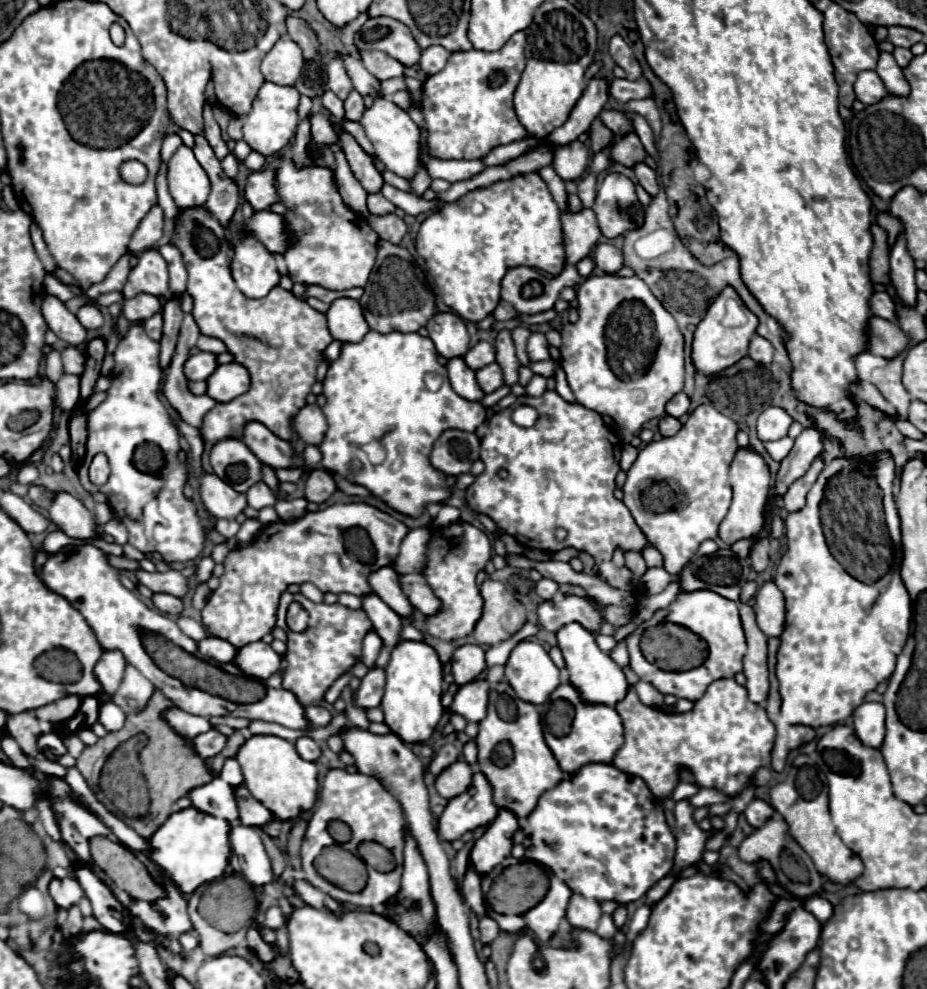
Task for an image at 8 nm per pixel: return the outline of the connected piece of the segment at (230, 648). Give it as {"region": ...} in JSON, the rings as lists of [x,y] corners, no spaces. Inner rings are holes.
{"region":[[[208,637],[208,639],[200,641],[198,649],[204,657],[208,657],[216,663],[232,663],[238,655],[238,649],[234,645],[226,643],[224,639],[216,639],[216,637]]]}

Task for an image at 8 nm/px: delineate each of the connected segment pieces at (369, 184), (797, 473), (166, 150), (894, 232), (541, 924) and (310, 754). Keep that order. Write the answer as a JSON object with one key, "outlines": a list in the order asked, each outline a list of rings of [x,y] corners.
{"outlines":[[[[340,133],[340,147],[346,153],[346,159],[350,163],[350,169],[354,173],[354,177],[360,181],[360,185],[364,187],[366,193],[380,193],[382,191],[382,183],[384,177],[382,173],[376,169],[374,165],[374,157],[368,155],[358,141],[350,135],[350,133]]],[[[806,427],[796,437],[794,449],[780,463],[780,471],[776,475],[776,495],[784,495],[788,485],[808,471],[814,457],[820,455],[822,447],[824,447],[824,435],[822,431],[818,431],[818,427]]],[[[172,133],[172,135],[166,135],[164,141],[162,141],[162,161],[168,161],[172,157],[172,153],[182,145],[182,139]]],[[[880,213],[878,215],[878,225],[888,233],[888,247],[894,247],[898,235],[900,235],[900,223],[894,219],[890,213]]],[[[551,873],[549,879],[552,879],[549,882],[551,888],[546,893],[546,899],[542,899],[538,907],[532,907],[524,915],[526,927],[536,931],[536,937],[540,941],[548,941],[556,933],[556,929],[560,927],[566,915],[570,897],[572,897],[570,888],[554,874]]],[[[300,737],[294,745],[300,757],[306,761],[316,761],[320,757],[320,745],[312,737]]]]}

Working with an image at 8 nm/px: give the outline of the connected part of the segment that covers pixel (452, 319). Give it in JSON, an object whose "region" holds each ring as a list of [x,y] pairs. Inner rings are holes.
{"region":[[[450,311],[436,313],[428,321],[426,329],[428,329],[428,337],[434,341],[436,351],[442,357],[446,357],[446,359],[462,357],[468,351],[470,337],[468,337],[468,329],[460,315],[454,315]]]}

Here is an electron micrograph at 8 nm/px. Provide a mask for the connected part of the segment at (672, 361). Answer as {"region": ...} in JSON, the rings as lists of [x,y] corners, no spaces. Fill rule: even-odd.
{"region":[[[588,277],[584,283],[578,285],[576,299],[580,315],[578,321],[566,323],[562,327],[562,345],[559,348],[562,353],[562,369],[566,371],[568,385],[576,401],[586,409],[612,417],[620,425],[622,441],[630,443],[630,439],[646,421],[654,417],[664,417],[666,403],[682,391],[684,337],[674,317],[662,307],[662,303],[638,277]],[[648,319],[652,319],[652,325],[656,323],[654,335],[660,341],[650,369],[646,361],[640,363],[640,353],[636,357],[636,351],[640,347],[638,337],[642,335],[644,321]],[[644,371],[648,373],[632,379],[636,373]]]}

